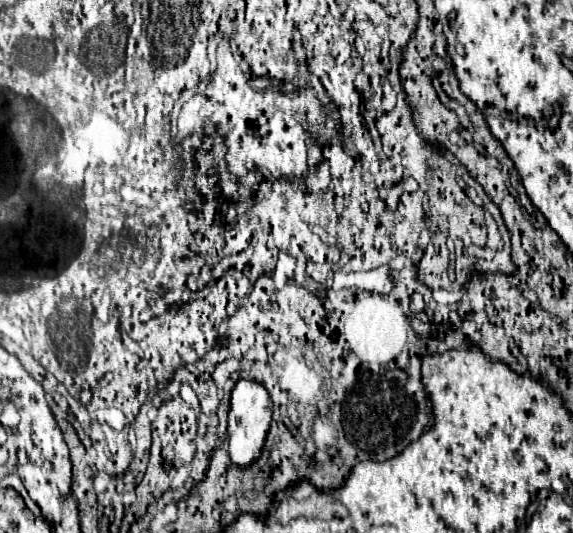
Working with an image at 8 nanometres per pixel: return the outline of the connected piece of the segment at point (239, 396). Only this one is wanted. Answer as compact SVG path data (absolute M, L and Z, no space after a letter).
M238 380L236 388L232 390L232 408L228 414L228 456L232 464L246 468L254 460L258 460L270 428L270 416L272 416L272 408L266 388L258 382Z

